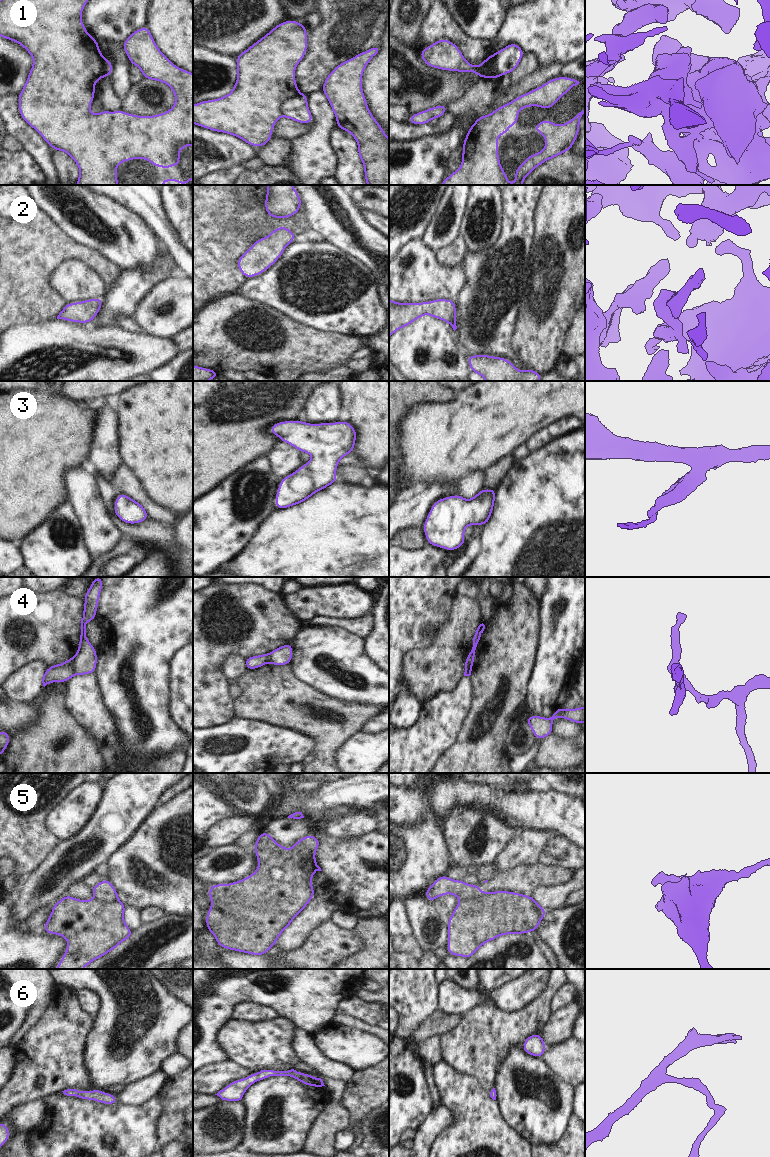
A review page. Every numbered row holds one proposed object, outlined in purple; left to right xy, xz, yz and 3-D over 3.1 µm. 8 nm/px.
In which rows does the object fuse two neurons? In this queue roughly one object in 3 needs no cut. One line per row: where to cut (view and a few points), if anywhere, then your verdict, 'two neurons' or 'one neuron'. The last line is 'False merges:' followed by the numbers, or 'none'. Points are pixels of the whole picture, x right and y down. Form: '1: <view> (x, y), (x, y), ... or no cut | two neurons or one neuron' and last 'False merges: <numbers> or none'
1: xz (299, 92), (282, 103), (282, 115) | two neurons
2: no cut | one neuron
3: no cut | one neuron
4: xy (72, 658), (72, 671), (74, 674) | two neurons
5: xz (298, 840), (313, 854), (311, 860) | two neurons
6: no cut | one neuron
False merges: 1, 4, 5

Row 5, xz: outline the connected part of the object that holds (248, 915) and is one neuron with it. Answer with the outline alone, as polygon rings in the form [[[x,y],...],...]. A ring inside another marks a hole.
[[[262,831],[253,846],[258,859],[257,870],[236,882],[211,885],[207,893],[211,907],[206,913],[206,929],[214,935],[219,947],[255,956],[265,955],[309,904],[315,895],[312,877],[315,872],[322,871],[315,859],[321,841],[310,833],[299,839],[299,843],[314,854],[312,860],[304,860],[294,846],[287,849]]]

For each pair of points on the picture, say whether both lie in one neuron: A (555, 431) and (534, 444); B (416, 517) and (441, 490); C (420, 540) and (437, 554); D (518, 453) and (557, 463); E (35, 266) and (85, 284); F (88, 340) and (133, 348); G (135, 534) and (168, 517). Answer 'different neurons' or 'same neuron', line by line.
A: same neuron
B: same neuron
C: different neurons
D: different neurons
E: different neurons
F: same neuron
G: different neurons

